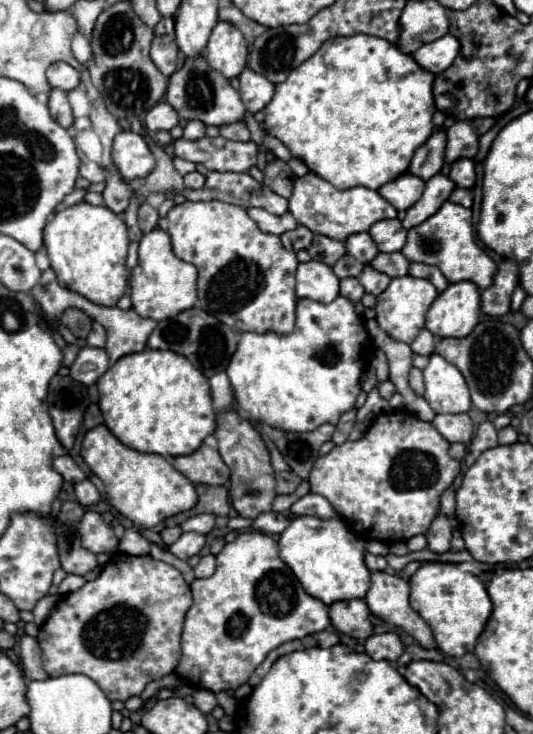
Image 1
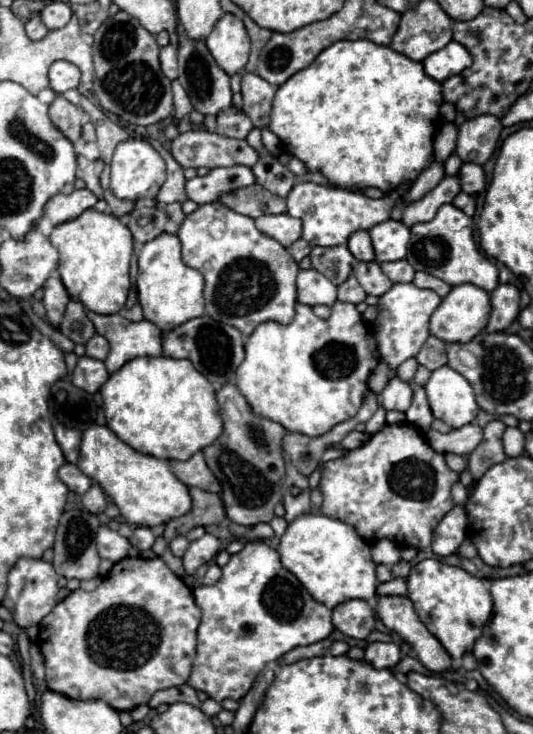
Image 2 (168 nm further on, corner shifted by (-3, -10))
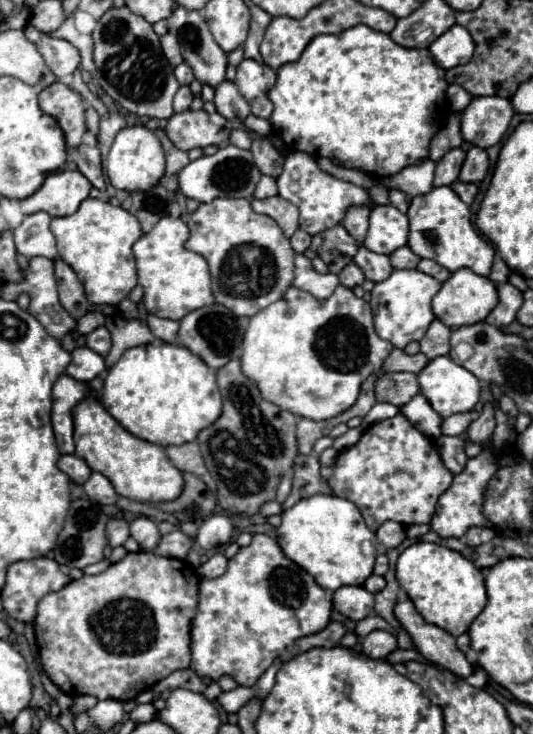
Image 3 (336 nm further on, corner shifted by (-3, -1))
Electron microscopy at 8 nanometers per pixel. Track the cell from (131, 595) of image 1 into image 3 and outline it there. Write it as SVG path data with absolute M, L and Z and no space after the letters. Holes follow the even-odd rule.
M135 552L135 554L127 554L123 560L111 564L105 572L97 574L97 576L83 576L79 580L71 580L63 590L55 592L55 594L47 594L47 598L43 598L37 606L37 618L35 618L35 638L37 638L37 646L39 646L39 656L45 668L45 674L53 680L55 686L59 686L65 694L69 696L79 696L79 694L91 694L99 700L133 700L139 692L151 688L153 684L157 684L159 680L167 678L171 672L175 670L185 670L189 668L191 662L191 620L195 616L197 610L197 588L199 588L199 576L195 574L195 568L191 564L187 564L185 560L177 560L177 558L165 558L165 556L155 556L153 552Z

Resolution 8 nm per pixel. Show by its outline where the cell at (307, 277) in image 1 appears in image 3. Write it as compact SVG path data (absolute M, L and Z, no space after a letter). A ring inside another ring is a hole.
M295 254L295 280L293 286L313 294L315 298L329 298L333 294L333 290L339 286L339 278L331 272L327 274L319 274L311 260L305 258L303 254Z

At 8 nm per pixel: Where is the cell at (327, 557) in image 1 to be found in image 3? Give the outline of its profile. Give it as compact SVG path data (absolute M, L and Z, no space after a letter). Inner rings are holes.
M317 494L299 500L293 508L283 510L283 522L277 528L277 542L281 550L307 570L315 582L325 590L337 590L341 586L363 586L373 574L375 556L379 552L375 534L365 526L357 506L339 496Z

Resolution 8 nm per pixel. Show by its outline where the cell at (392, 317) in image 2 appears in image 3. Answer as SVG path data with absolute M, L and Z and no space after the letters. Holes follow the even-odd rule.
M393 270L393 274L377 282L371 292L371 308L375 314L375 330L379 338L391 342L395 348L405 348L411 340L421 340L433 322L431 300L439 292L441 284L419 270Z

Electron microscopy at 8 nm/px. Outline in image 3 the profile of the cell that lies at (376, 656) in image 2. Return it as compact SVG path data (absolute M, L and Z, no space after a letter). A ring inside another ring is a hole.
M375 630L371 632L367 638L363 638L363 654L375 660L383 660L387 658L393 650L397 650L397 640L393 634L383 632L383 630Z

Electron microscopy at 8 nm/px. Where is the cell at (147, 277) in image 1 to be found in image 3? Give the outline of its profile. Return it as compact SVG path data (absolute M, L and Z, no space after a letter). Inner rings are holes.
M165 216L161 218L153 230L149 234L143 234L135 244L133 244L133 254L137 260L137 276L139 276L139 284L143 286L143 306L147 308L149 314L155 314L159 318L171 318L171 320L181 320L185 314L189 314L191 310L209 306L213 300L211 294L211 280L209 280L209 268L203 256L185 250L185 242L189 238L189 228L181 218L171 218Z

